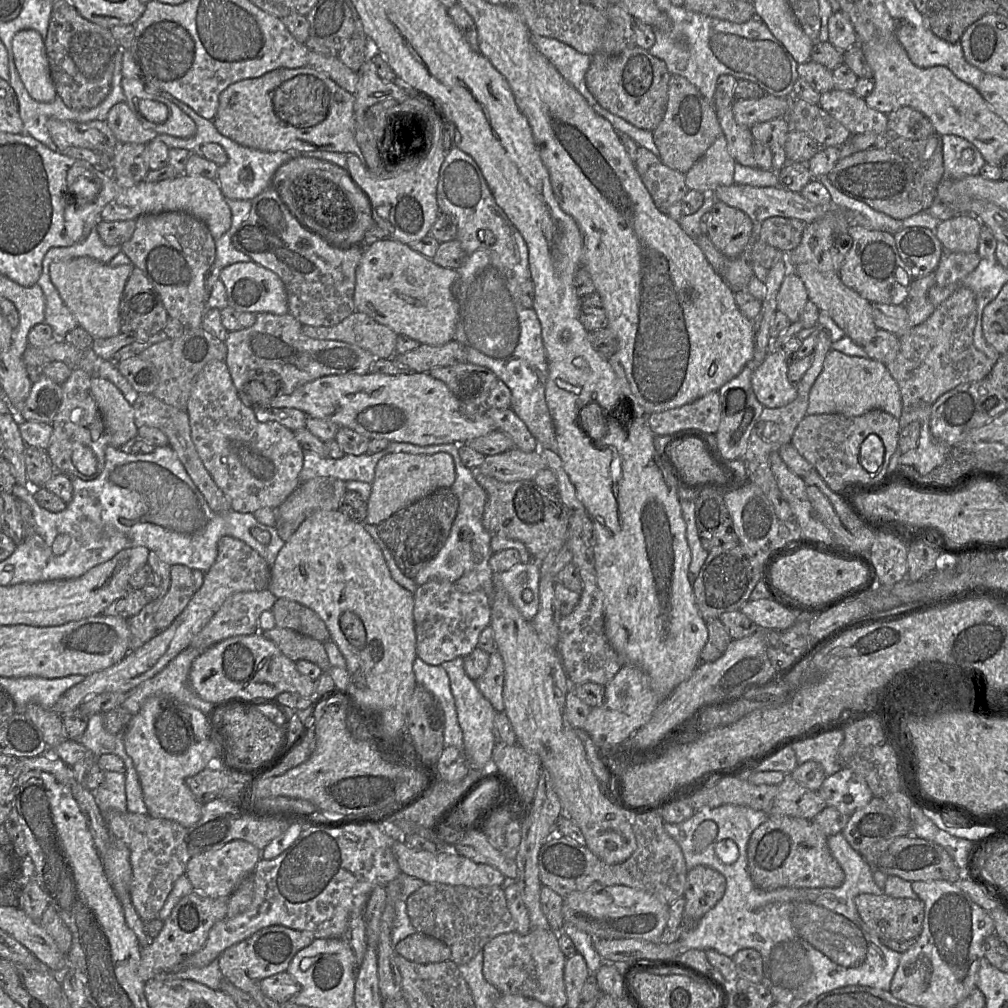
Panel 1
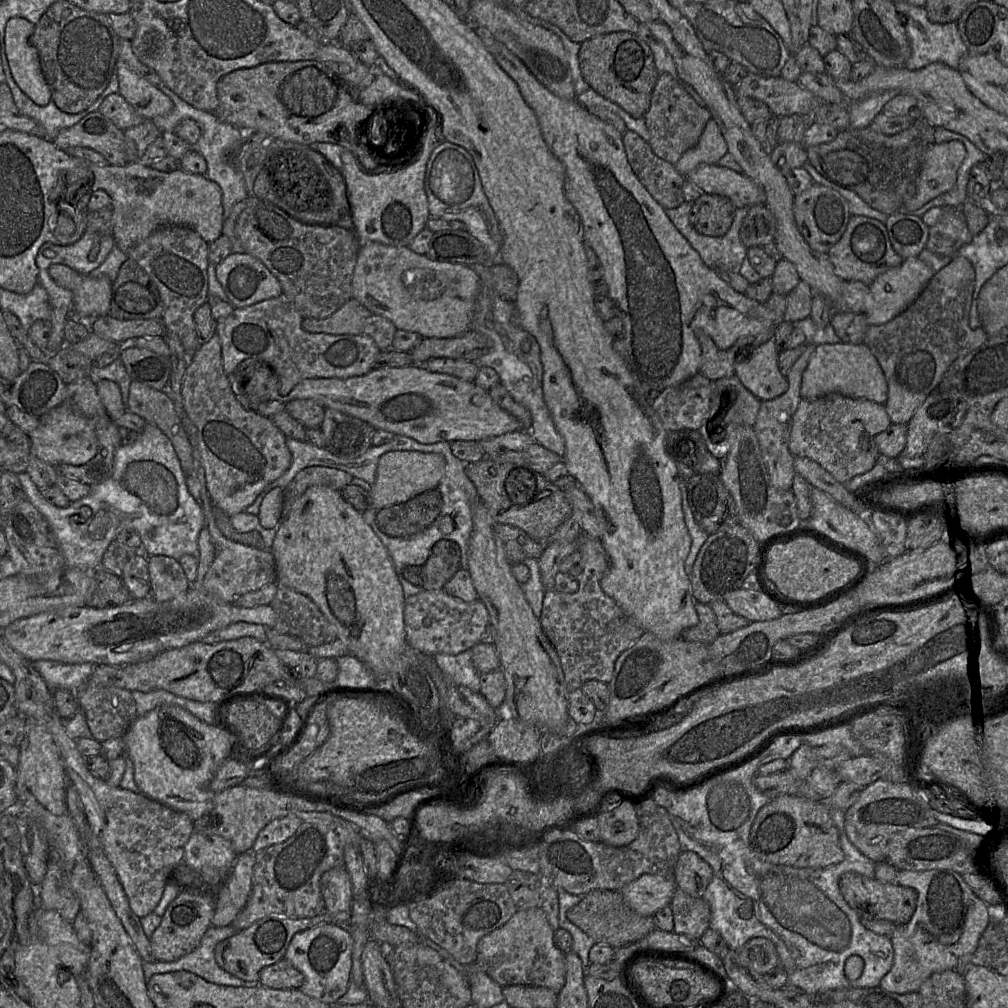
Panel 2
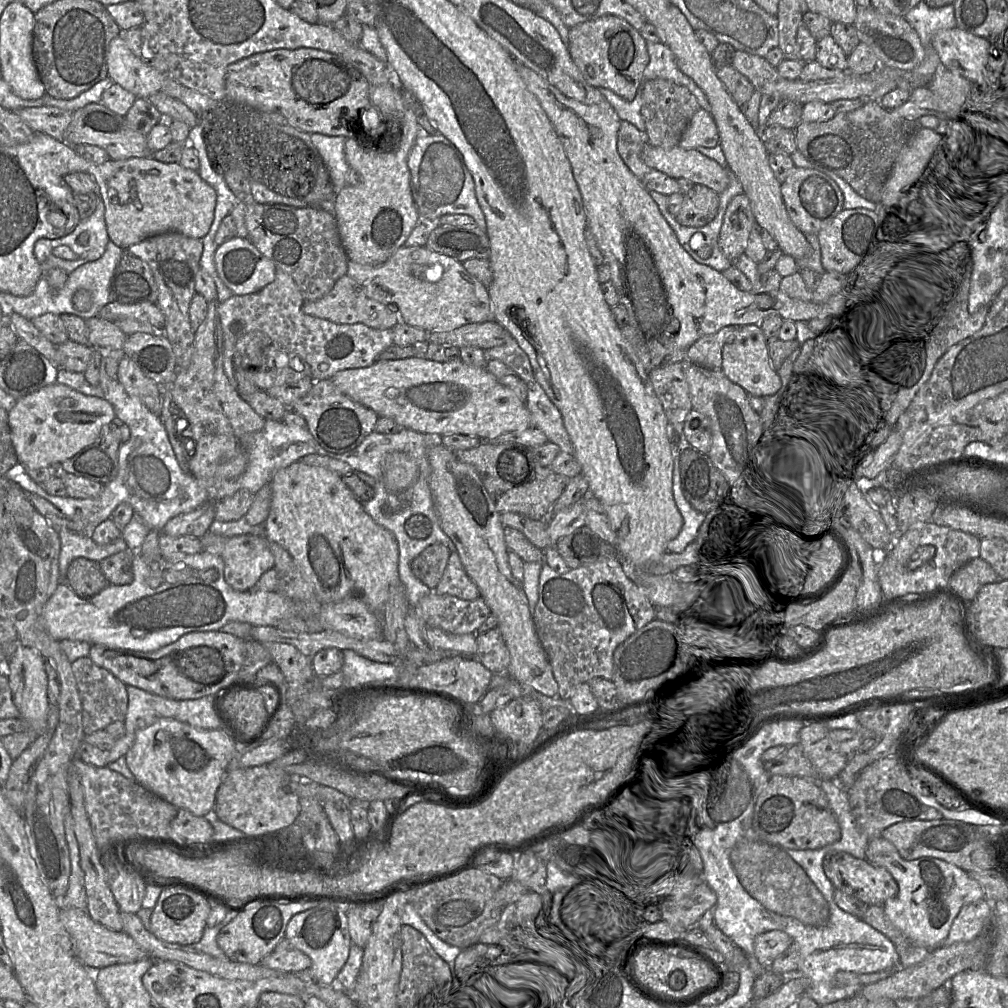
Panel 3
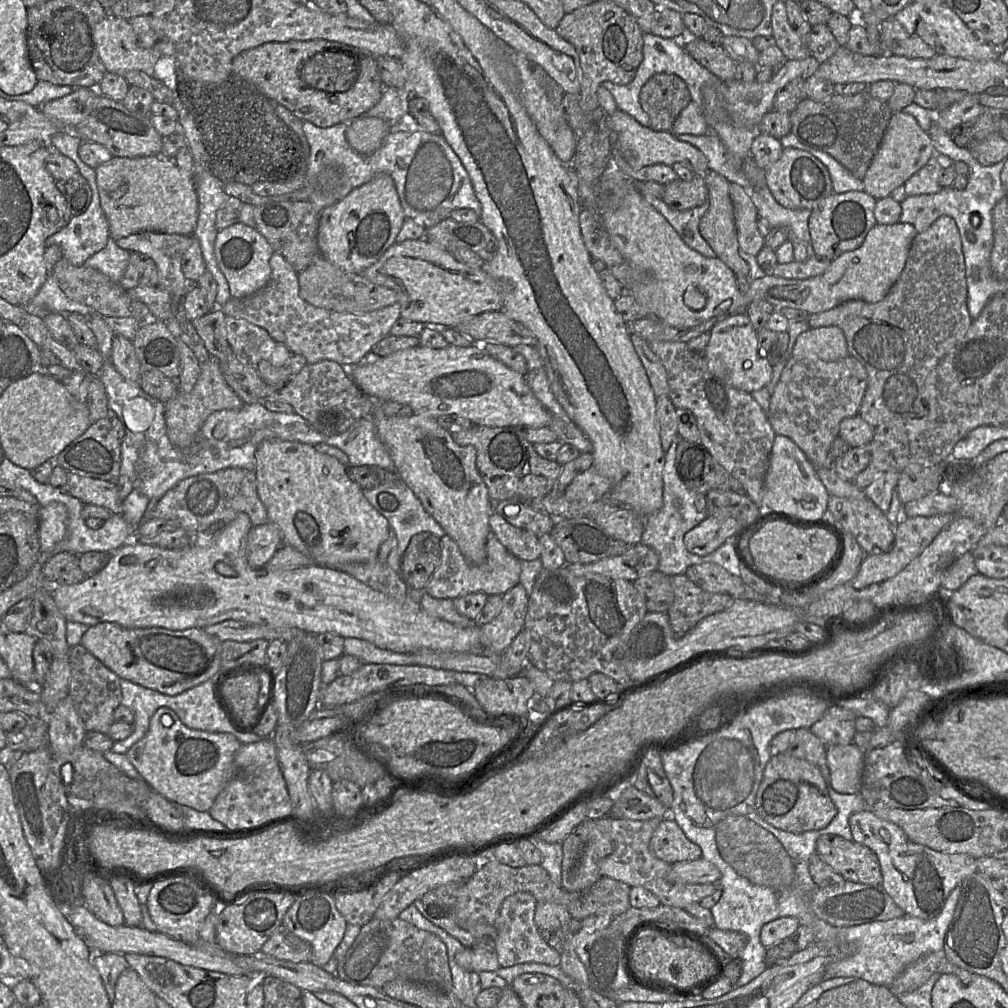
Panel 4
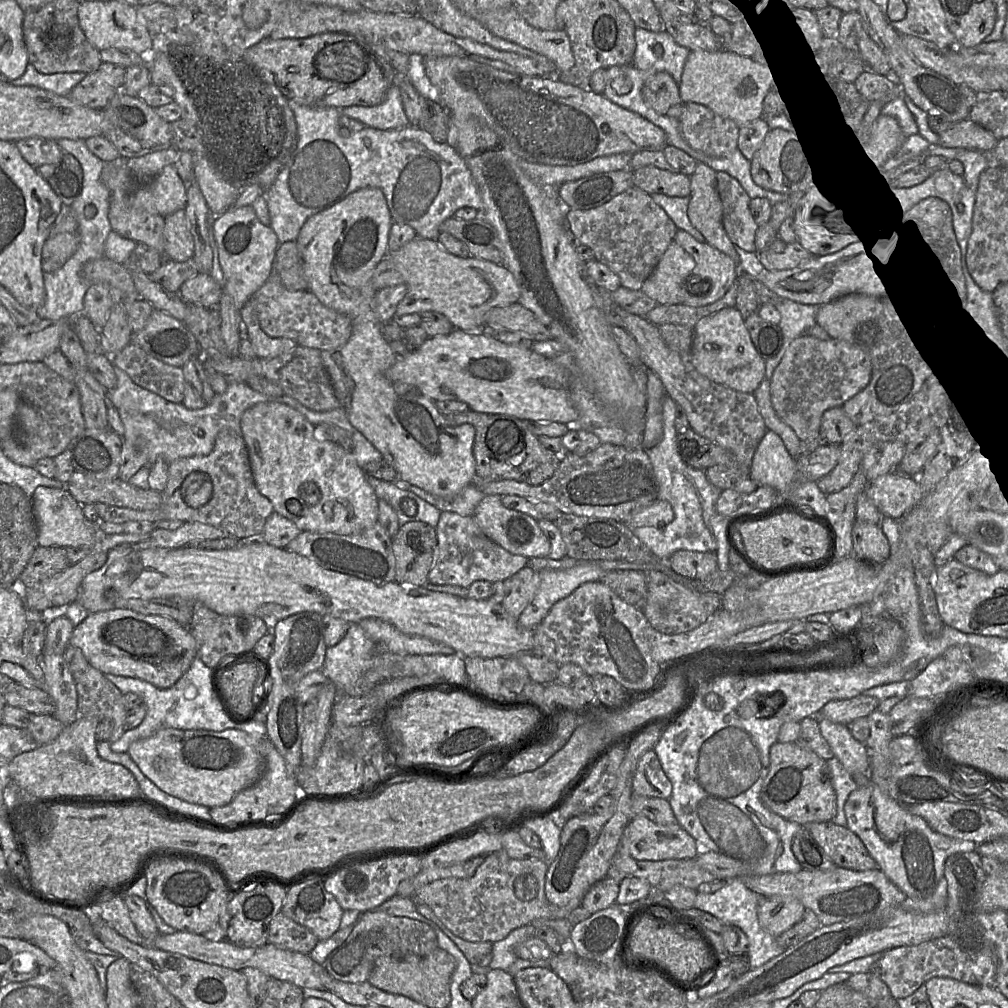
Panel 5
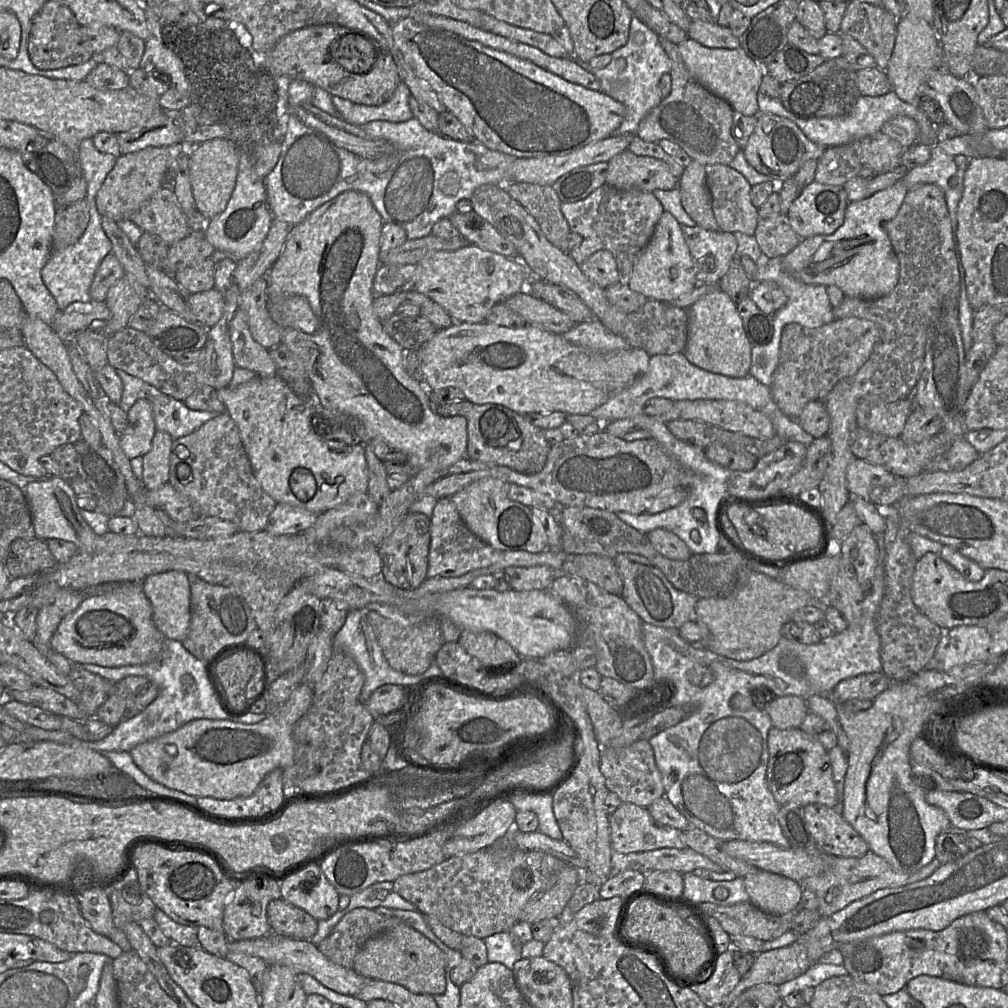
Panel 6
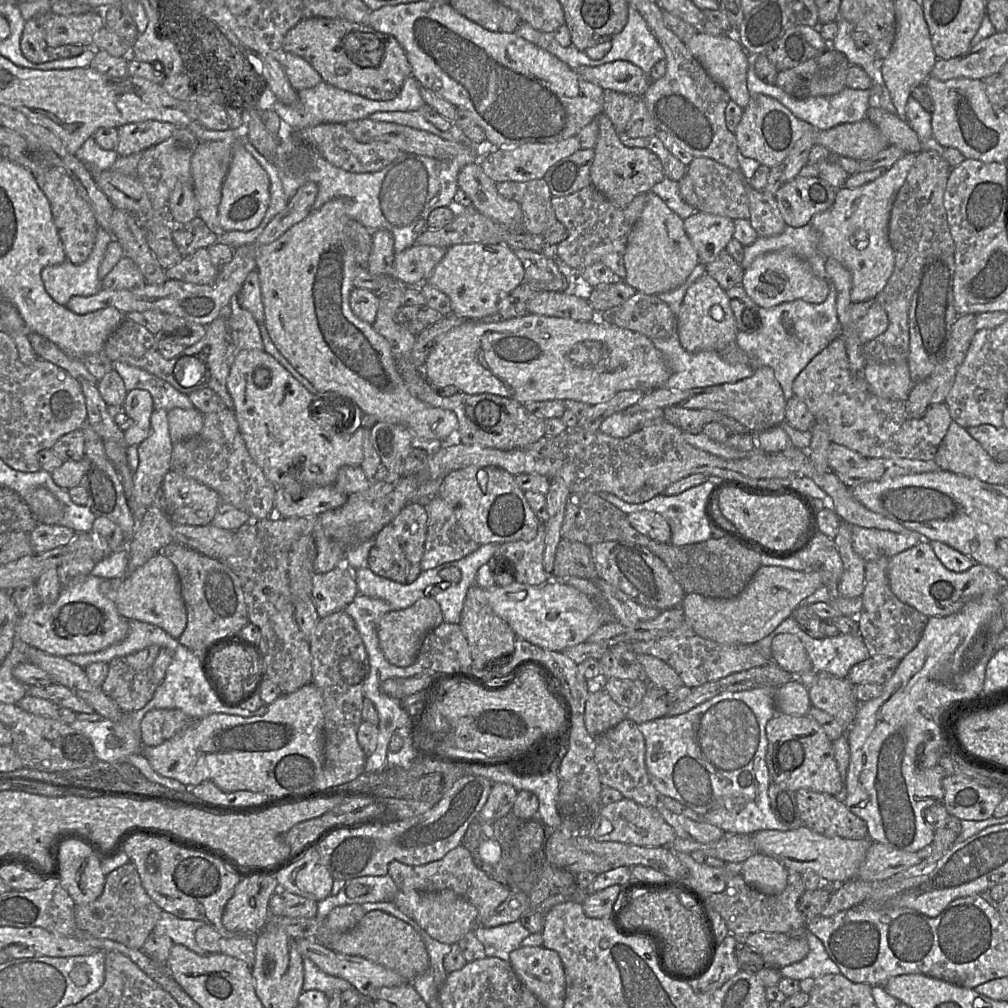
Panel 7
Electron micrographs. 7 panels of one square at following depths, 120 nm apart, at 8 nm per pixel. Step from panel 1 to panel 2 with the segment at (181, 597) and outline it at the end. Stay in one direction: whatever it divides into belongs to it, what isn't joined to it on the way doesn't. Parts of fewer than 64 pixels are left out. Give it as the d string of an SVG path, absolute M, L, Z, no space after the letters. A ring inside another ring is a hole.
M163 555L148 556L147 563L151 594L156 602L167 602L189 588L190 583L174 558Z

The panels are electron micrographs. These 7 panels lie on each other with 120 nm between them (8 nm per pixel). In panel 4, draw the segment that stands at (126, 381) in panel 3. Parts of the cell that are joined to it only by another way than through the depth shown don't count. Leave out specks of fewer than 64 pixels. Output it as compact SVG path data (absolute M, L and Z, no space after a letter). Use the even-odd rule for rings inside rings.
M115 335L109 360L125 380L138 385L142 367L131 340Z

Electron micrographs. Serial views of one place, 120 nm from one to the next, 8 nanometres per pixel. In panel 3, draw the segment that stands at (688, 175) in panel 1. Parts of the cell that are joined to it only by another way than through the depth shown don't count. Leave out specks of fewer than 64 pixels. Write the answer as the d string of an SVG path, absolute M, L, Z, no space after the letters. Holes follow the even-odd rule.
M699 108L693 115L678 145L683 149L698 150L698 147L714 148L719 141L719 132L714 119L709 112Z

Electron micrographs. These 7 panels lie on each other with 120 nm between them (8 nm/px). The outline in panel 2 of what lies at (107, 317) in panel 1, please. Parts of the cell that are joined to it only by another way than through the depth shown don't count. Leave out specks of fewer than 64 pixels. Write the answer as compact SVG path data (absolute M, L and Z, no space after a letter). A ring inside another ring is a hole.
M62 264L51 265L49 274L56 284L72 292L73 311L79 320L89 323L109 314L113 282L108 277L91 277Z

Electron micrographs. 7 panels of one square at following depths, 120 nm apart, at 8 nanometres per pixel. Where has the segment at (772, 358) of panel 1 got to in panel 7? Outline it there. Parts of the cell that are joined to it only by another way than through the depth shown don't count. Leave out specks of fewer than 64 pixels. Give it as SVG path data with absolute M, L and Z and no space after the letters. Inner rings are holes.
M707 273L687 289L677 314L677 332L683 348L691 353L715 351L736 342L739 329L730 301L721 286Z

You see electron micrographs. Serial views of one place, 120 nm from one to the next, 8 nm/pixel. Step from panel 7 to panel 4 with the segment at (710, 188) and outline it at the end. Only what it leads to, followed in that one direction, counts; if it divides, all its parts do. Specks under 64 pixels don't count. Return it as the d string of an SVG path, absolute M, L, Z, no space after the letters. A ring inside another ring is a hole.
M729 183L729 195L734 209L739 248L756 257L765 245L764 237L757 226L757 209L740 185Z

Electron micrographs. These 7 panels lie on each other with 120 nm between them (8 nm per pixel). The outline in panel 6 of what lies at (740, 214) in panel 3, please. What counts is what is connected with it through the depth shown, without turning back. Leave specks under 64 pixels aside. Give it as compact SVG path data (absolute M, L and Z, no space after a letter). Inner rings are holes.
M692 160L679 177L678 187L681 205L695 223L709 231L720 231L712 209L705 166Z

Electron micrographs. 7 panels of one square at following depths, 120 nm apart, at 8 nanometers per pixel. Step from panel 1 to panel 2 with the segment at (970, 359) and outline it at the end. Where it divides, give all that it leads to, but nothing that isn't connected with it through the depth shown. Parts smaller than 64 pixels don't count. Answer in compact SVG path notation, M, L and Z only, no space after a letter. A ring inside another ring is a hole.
M959 252L955 255L951 256L951 259L947 265L945 265L941 270L934 273L924 290L918 296L918 298L901 314L896 316L894 319L889 322L881 325L868 325L867 330L865 332L863 343L870 349L873 356L876 358L879 363L885 379L888 385L888 398L884 405L885 410L893 424L907 424L912 416L915 414L917 409L923 404L926 398L930 395L930 393L940 384L945 373L951 366L951 364L956 361L958 358L967 355L968 353L976 350L980 346L982 346L988 336L985 330L980 325L979 327L973 329L969 325L969 316L971 310L972 296L975 285L975 271L971 264L971 262L965 258Z

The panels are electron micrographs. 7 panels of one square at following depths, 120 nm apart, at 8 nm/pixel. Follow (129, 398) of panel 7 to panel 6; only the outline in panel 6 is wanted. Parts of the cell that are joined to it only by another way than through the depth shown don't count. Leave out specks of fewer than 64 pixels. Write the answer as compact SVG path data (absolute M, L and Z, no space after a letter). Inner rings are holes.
M139 399L128 412L128 427L120 435L120 446L127 458L143 457L152 448L156 426L152 403Z

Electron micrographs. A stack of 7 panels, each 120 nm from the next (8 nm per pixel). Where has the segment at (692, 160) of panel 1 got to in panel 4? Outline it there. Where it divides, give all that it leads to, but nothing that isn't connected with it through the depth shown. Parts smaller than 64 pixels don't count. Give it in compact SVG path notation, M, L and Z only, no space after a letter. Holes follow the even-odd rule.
M674 74L652 75L642 86L639 102L655 131L671 132L675 120L691 102L685 82Z

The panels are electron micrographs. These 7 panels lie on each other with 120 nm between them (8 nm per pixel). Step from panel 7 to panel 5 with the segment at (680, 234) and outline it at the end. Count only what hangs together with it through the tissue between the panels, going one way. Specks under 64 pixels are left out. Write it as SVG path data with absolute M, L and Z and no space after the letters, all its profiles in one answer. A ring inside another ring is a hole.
M672 241L651 275L645 280L641 291L661 305L682 303L682 286L691 279L689 276L695 268L695 261L680 245Z

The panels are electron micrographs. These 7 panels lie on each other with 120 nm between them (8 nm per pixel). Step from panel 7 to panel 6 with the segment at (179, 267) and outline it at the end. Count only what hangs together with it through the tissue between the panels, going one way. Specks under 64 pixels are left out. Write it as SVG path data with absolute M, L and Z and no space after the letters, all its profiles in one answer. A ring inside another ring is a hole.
M208 258L196 266L178 271L173 278L189 294L208 291L215 286L215 263L214 259Z

